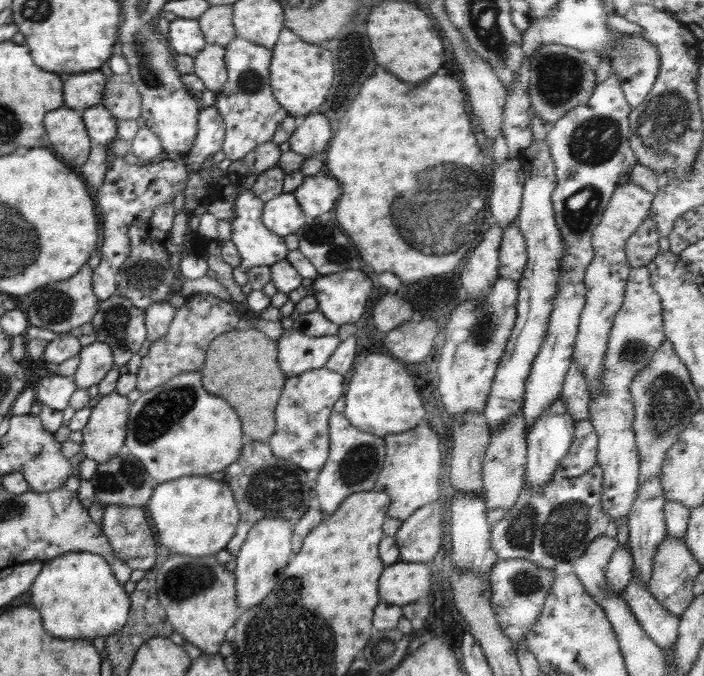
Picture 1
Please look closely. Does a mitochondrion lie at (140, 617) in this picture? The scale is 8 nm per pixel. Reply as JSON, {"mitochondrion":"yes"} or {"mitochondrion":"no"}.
{"mitochondrion":"no"}

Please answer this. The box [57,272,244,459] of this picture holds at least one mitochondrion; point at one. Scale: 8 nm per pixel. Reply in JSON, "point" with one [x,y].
{"point":[157,415]}

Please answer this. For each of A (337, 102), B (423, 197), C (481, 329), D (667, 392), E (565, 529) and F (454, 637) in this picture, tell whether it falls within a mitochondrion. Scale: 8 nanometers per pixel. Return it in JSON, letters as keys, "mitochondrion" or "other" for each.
{"A":"other","B":"mitochondrion","C":"mitochondrion","D":"mitochondrion","E":"mitochondrion","F":"other"}

